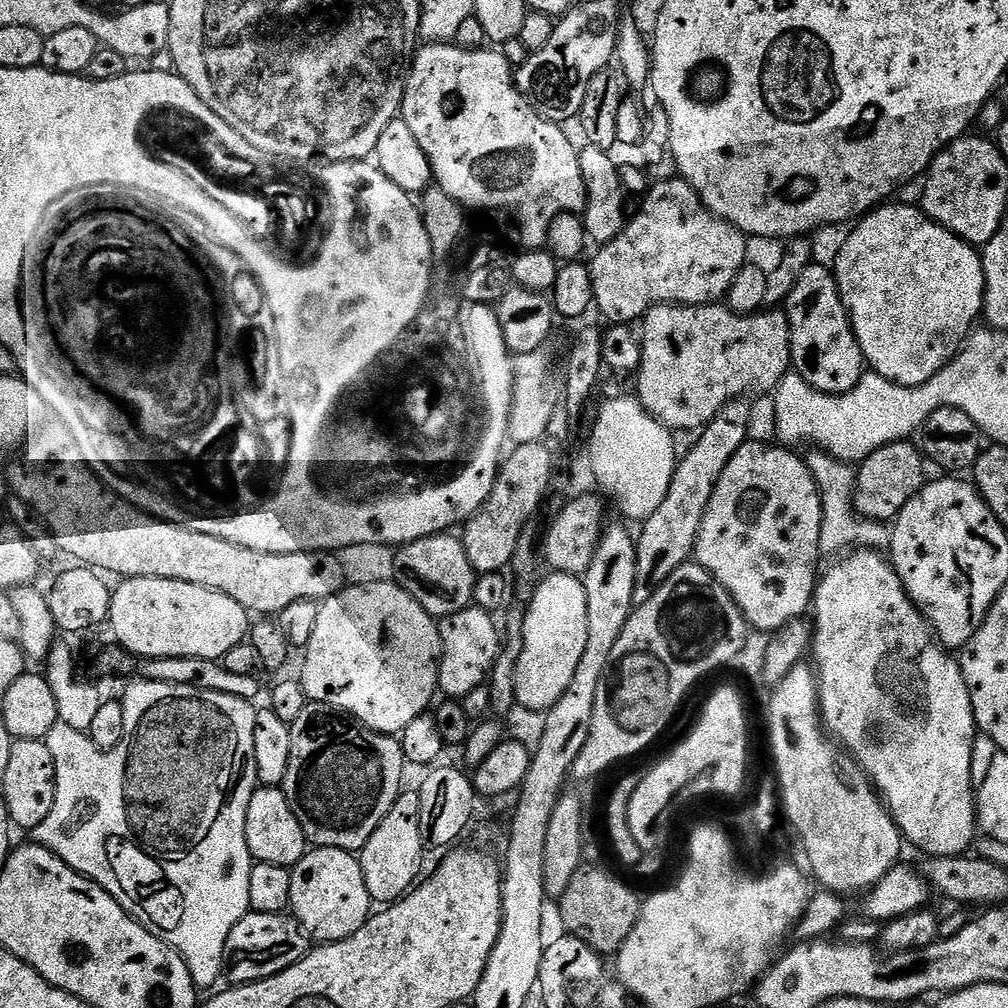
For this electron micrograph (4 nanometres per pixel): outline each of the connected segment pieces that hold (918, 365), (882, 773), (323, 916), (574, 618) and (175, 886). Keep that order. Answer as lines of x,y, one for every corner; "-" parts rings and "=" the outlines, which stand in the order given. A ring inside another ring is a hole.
888,202
883,206
873,208
851,229
845,246
837,256
834,275
836,285
840,287
840,296
844,300
844,308
848,312
848,319
852,322
852,332
856,335
856,341
862,350
867,367
877,372
882,378
888,379
892,384
914,388
925,384
927,380
934,378
934,374
942,371
964,347
970,333
977,327
984,311
984,262
981,253
973,245
955,236
950,229
935,224
919,207
911,208
908,204
892,203
=
856,550
843,558
828,573
819,577
816,595
810,605
810,616
814,621
810,647
810,660
814,665
818,681
818,715
823,727
842,745
845,752
859,764
868,779
872,781
879,797
884,801
893,820
900,827
900,835
916,848
921,848
928,856
958,856
969,851
968,848
978,836
976,801
974,799
974,780
972,784
972,747
976,744
978,729
972,713
970,690
966,690
966,678
960,669
960,661
949,649
936,639
936,633
908,597
898,574
891,563
881,553
871,550
=
313,847
304,853
291,874
290,912
313,941
350,938
373,915
374,905
366,890
366,878
362,878
362,866
353,853
=
552,572
536,588
524,613
524,645
518,658
514,690
521,709
547,713
566,694
566,686
578,670
578,661
586,651
586,590
579,576
=
140,678
122,696
126,714
126,730
122,742
107,750
99,748
85,733
59,722
46,738
50,755
56,763
56,793
54,810
50,810
46,822
34,830
35,843
56,852
75,872
102,886
146,930
153,932
162,942
176,948
183,956
197,989
215,989
225,971
224,951
230,930
250,910
250,870
254,863
246,842
246,810
250,810
250,798
258,787
254,762
254,718
257,709
247,700
239,700
230,694
218,694
196,688
192,684
171,684

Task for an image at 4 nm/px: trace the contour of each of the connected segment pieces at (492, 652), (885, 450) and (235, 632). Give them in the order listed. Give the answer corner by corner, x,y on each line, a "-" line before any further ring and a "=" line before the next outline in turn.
469,606
458,614
450,614
439,621
440,625
440,682
441,693
448,698
463,698
492,674
494,662
500,656
502,632
494,621
493,613
=
908,440
895,441
870,454
856,472
856,511
868,520
895,521
902,506
924,487
924,464
921,449
=
130,576
119,581
111,593
107,623
112,624
115,643
125,653
150,660
206,658
223,661
234,646
245,643
250,632
250,613
234,598
190,582
166,578

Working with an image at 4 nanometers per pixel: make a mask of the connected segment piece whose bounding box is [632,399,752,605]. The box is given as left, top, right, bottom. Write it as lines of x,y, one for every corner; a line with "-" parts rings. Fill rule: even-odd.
743,399
730,401
695,437
695,439
697,438
696,445
685,456
683,453
679,457
674,470
674,478
670,482
670,490
666,490
666,499
662,501
662,506
658,506
658,510
654,510
654,514
650,514
650,518
643,521
641,528
644,529
641,530
640,536
638,532
635,537
636,573
634,574
633,605
650,602
650,598
654,598
658,586
662,586
662,582
666,582
666,578
670,578
670,574
674,574
674,570
689,563
690,557
695,553
698,530
702,526
706,506
710,506
710,498
718,486
718,478
722,478
722,470
726,470
730,458
734,458
737,450
749,439
748,423
752,420
752,412
744,403

